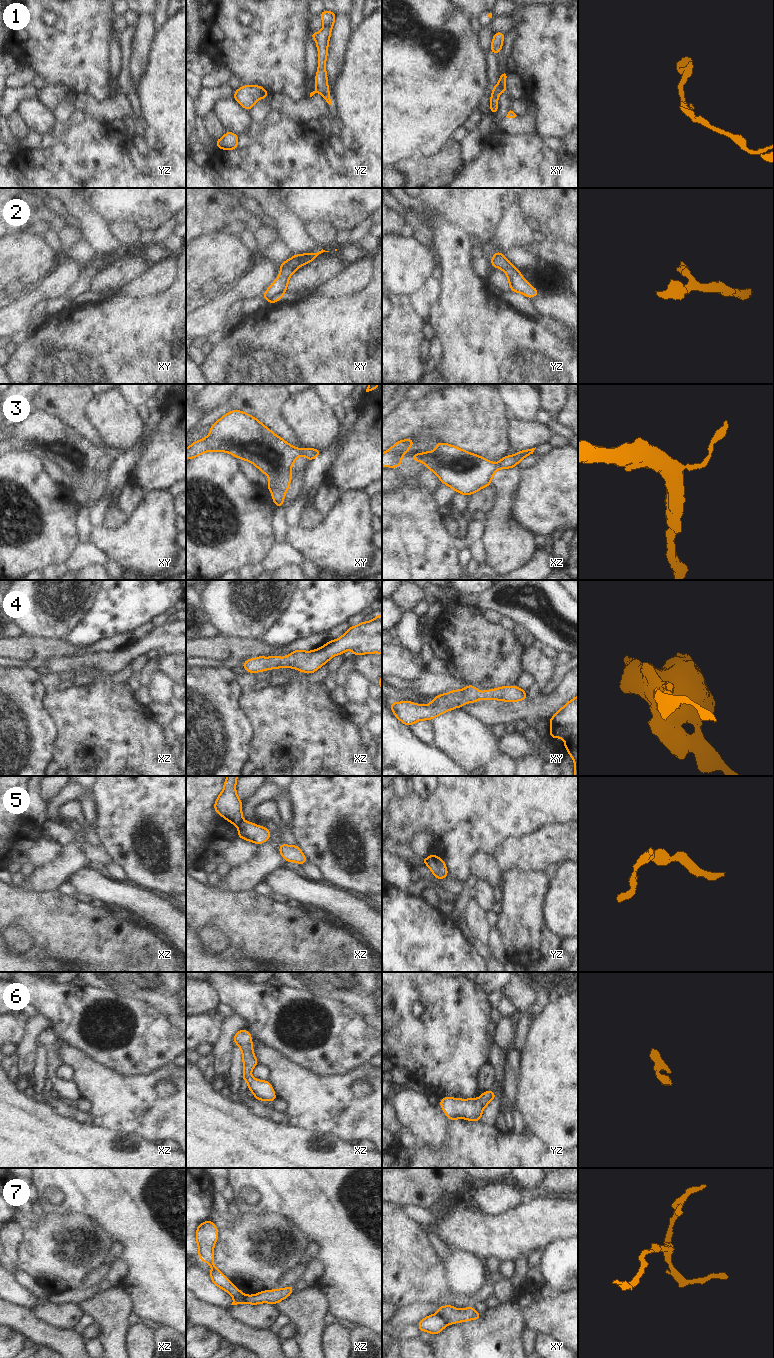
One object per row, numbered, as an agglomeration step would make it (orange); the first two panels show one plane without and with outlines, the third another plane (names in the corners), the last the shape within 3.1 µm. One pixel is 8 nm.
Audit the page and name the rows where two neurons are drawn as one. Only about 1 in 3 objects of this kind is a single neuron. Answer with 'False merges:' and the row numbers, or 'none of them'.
False merges: 1, 5, 7

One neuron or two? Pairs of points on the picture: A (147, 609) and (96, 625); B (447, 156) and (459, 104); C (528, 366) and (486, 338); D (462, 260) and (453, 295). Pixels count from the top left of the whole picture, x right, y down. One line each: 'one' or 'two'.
A: one
B: two
C: one
D: one

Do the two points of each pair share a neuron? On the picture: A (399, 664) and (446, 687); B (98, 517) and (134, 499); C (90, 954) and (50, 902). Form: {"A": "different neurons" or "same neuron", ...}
{"A": "different neurons", "B": "different neurons", "C": "same neuron"}

